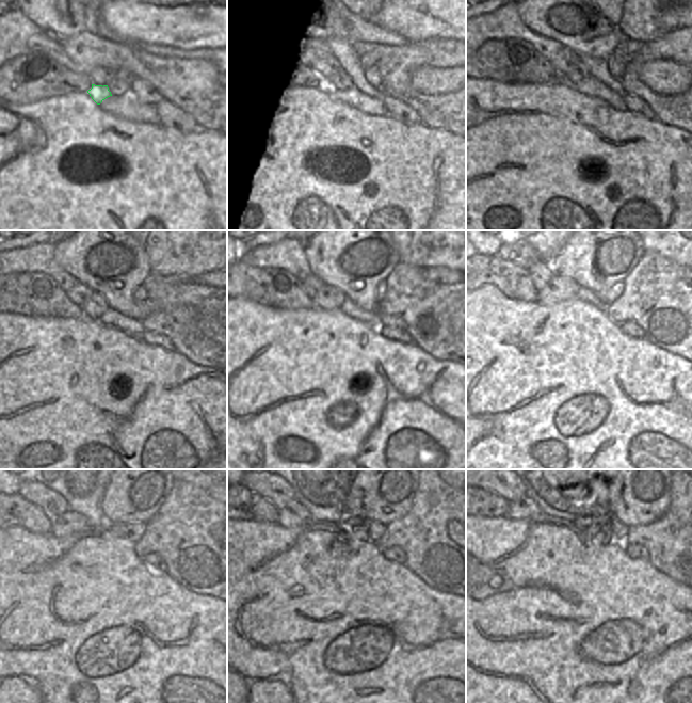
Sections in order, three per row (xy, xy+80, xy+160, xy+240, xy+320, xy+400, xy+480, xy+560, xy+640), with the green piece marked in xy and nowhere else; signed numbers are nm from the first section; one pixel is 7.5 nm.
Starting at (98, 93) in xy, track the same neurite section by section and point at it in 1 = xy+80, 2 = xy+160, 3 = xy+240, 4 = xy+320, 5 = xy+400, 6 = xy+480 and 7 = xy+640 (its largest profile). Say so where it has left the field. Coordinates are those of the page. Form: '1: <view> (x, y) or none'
1: xy+80 (340, 81)
2: xy+160 (579, 72)
3: xy+240 (96, 305)
4: xy+320 (327, 298)
5: xy+400 (560, 288)
6: xy+480 (68, 523)
7: xy+640 (525, 508)

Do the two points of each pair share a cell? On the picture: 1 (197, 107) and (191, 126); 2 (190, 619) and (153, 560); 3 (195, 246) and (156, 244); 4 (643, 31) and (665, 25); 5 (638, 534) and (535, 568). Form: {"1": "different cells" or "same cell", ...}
{"1": "different cells", "2": "different cells", "3": "same cell", "4": "different cells", "5": "different cells"}

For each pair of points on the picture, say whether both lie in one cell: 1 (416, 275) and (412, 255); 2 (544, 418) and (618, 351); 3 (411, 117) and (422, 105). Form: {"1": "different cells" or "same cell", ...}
{"1": "different cells", "2": "same cell", "3": "different cells"}

